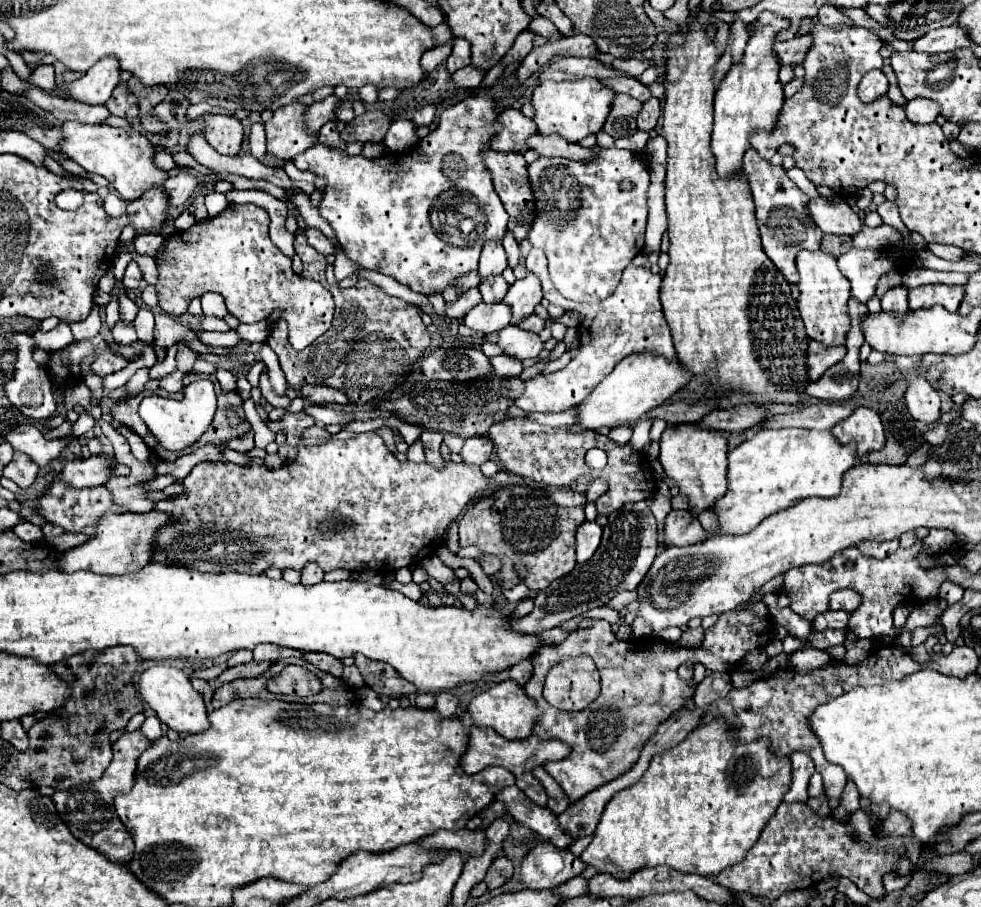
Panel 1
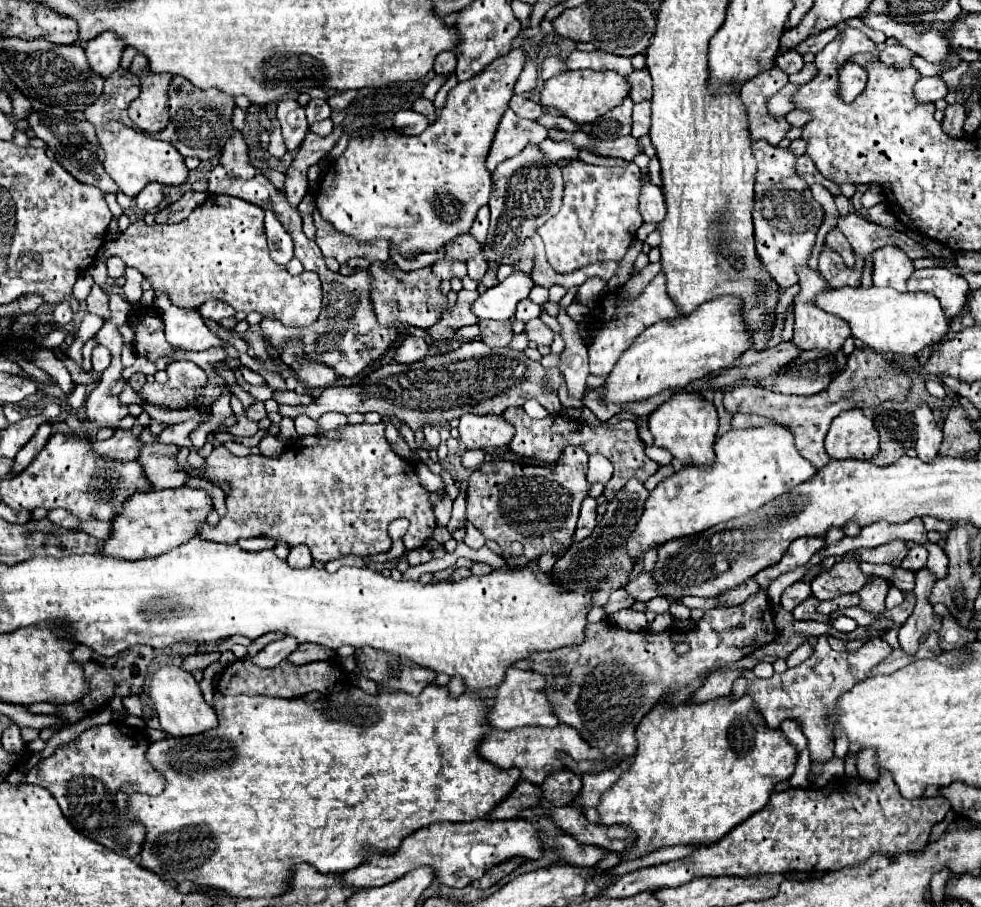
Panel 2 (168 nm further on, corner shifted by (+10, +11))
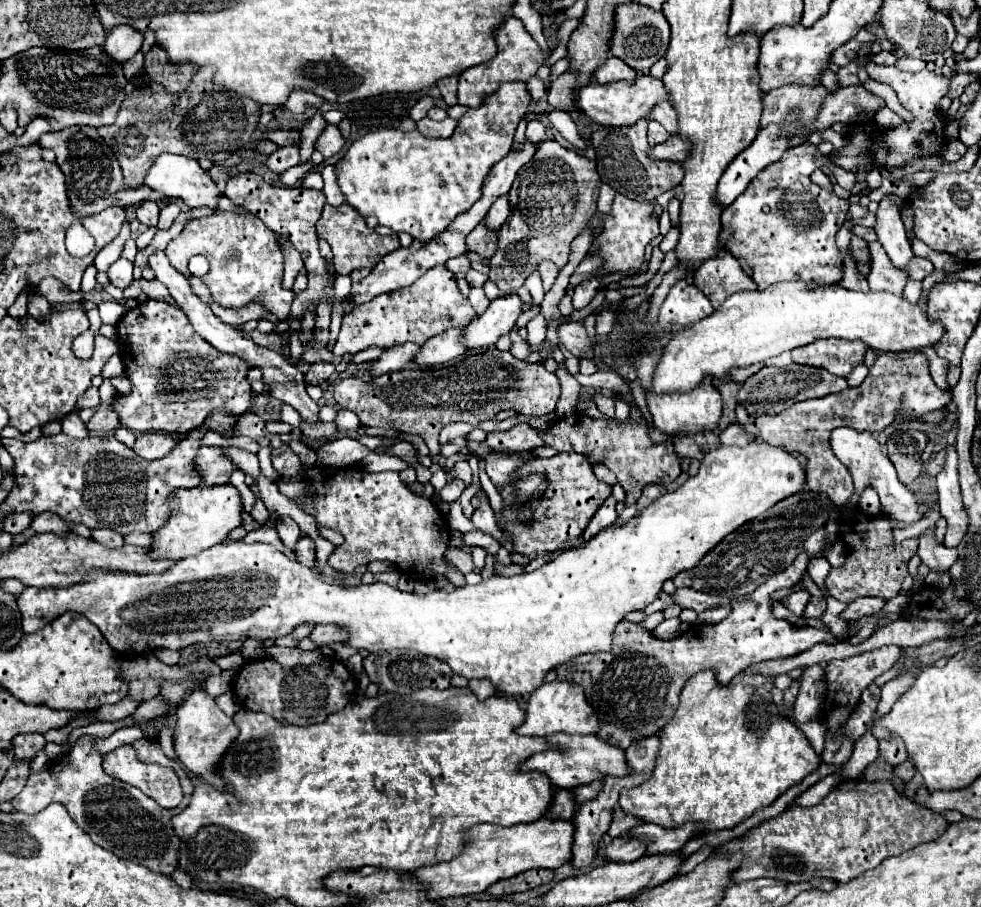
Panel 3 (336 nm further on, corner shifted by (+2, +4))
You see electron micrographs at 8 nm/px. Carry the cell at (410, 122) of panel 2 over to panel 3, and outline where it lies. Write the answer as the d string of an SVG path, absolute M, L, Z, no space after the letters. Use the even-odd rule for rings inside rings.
M422 118L416 122L416 126L418 126L418 132L426 138L448 138L452 136L452 130L456 128L456 120L446 118L442 122L434 122L430 118Z

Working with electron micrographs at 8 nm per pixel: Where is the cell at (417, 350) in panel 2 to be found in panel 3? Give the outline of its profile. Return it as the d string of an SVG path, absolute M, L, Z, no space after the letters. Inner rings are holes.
M406 342L400 346L392 346L388 348L370 368L370 372L374 376L386 374L386 372L396 372L396 370L404 370L408 364L414 362L414 356L420 352L420 344L416 342Z

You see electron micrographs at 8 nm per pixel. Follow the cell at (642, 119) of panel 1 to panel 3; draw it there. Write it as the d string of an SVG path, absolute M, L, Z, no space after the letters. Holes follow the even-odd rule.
M648 120L648 142L650 142L650 146L656 146L656 144L664 142L668 136L670 134L666 132L666 128L660 122Z

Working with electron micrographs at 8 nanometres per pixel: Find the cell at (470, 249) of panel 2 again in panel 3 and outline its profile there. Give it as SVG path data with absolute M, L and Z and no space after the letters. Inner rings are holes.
M480 222L468 236L466 236L466 248L468 252L476 252L482 258L490 258L496 252L496 240L498 234L490 232L484 222Z

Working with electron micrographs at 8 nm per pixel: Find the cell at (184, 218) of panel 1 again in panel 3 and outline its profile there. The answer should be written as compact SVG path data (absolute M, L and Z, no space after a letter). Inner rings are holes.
M168 204L168 206L164 206L162 212L160 212L158 228L160 228L160 230L168 230L168 228L174 224L174 220L178 218L180 212L182 212L182 210L180 210L176 204Z

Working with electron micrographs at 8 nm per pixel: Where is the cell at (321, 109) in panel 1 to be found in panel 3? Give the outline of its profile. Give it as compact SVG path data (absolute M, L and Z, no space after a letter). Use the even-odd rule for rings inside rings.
M290 144L290 146L282 146L276 152L272 152L268 162L266 162L266 166L280 174L280 172L296 166L298 162L300 162L300 146L298 144Z

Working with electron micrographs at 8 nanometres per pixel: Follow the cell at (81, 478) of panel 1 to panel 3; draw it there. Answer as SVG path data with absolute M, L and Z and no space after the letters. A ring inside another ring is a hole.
M144 432L144 434L138 434L132 450L144 460L158 460L158 458L164 458L164 454L168 454L168 450L176 446L176 442L178 442L176 434L164 436L160 432Z

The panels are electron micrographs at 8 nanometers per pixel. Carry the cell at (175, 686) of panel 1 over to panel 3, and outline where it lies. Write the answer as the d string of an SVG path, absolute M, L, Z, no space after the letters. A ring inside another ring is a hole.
M194 688L186 694L176 708L176 726L174 726L174 750L178 760L194 774L202 776L212 786L224 788L224 782L216 776L216 766L224 754L224 750L238 736L238 728L232 718L228 718L216 704L216 700L202 688Z

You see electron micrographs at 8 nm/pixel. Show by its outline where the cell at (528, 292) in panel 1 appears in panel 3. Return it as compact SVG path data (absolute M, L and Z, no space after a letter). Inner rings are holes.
M508 294L490 302L488 310L472 320L464 330L464 342L468 348L492 346L502 334L510 332L522 314L524 302L518 294Z

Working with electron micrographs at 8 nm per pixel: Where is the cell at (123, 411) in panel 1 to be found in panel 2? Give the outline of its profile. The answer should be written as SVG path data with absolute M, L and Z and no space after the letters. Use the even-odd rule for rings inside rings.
M176 361L176 363L168 365L166 371L168 371L168 375L170 375L170 381L168 381L168 383L160 385L160 383L156 381L147 381L144 387L137 392L139 395L142 395L148 403L152 403L152 405L156 403L156 405L160 405L160 407L164 409L180 409L183 408L184 405L190 405L190 401L196 399L196 391L206 383L206 373L204 373L198 365L194 365L194 363L190 363L190 361Z

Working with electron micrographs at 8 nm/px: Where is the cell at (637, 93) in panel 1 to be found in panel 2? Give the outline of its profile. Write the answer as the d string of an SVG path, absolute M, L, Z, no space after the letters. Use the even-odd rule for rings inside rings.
M634 71L626 77L632 83L632 91L630 97L634 103L638 101L648 101L652 97L652 77L648 75L648 71Z

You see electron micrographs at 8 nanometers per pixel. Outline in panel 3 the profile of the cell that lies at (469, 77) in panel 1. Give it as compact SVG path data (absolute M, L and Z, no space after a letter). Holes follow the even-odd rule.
M424 96L424 98L420 98L420 100L416 102L414 108L410 109L408 116L412 120L420 120L420 118L424 118L424 116L428 114L428 110L430 110L432 106L436 106L434 98L432 98L432 96Z

